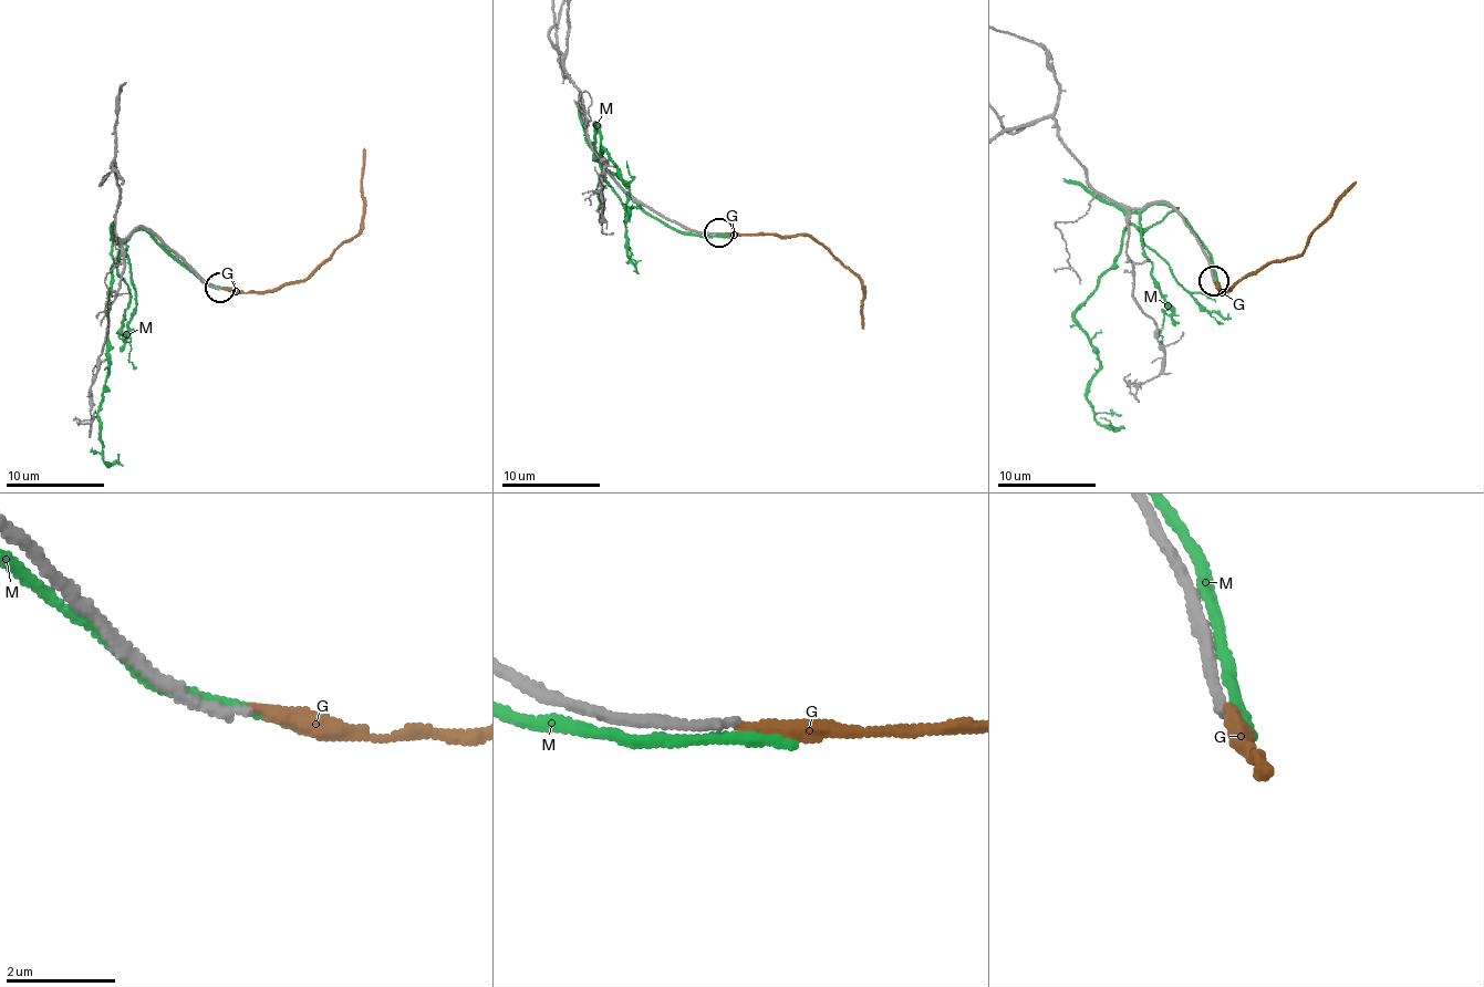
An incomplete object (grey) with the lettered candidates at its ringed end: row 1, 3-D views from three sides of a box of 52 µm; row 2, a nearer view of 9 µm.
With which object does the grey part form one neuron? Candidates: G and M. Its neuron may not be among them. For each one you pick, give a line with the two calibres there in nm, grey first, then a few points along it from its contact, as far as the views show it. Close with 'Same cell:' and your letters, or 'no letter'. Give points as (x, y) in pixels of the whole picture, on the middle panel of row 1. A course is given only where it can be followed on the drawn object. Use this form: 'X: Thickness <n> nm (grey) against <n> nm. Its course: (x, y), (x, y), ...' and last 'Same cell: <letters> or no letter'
Same cell: no letter

